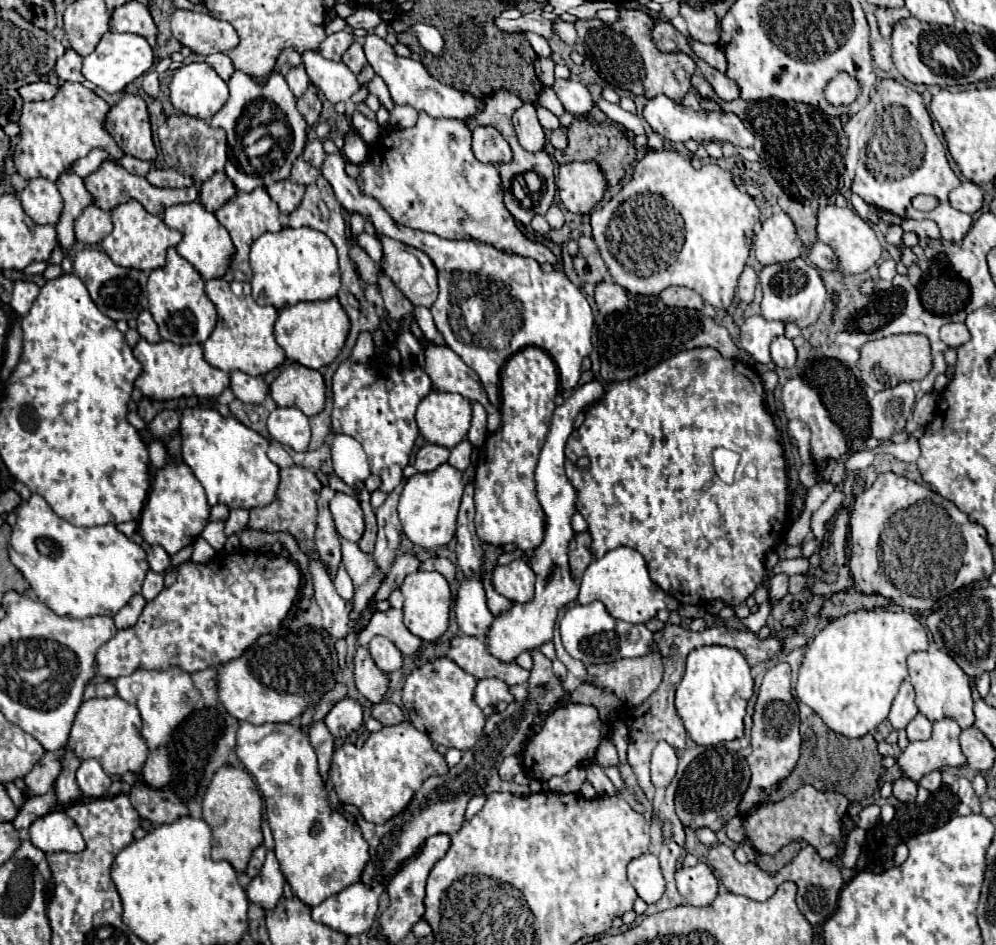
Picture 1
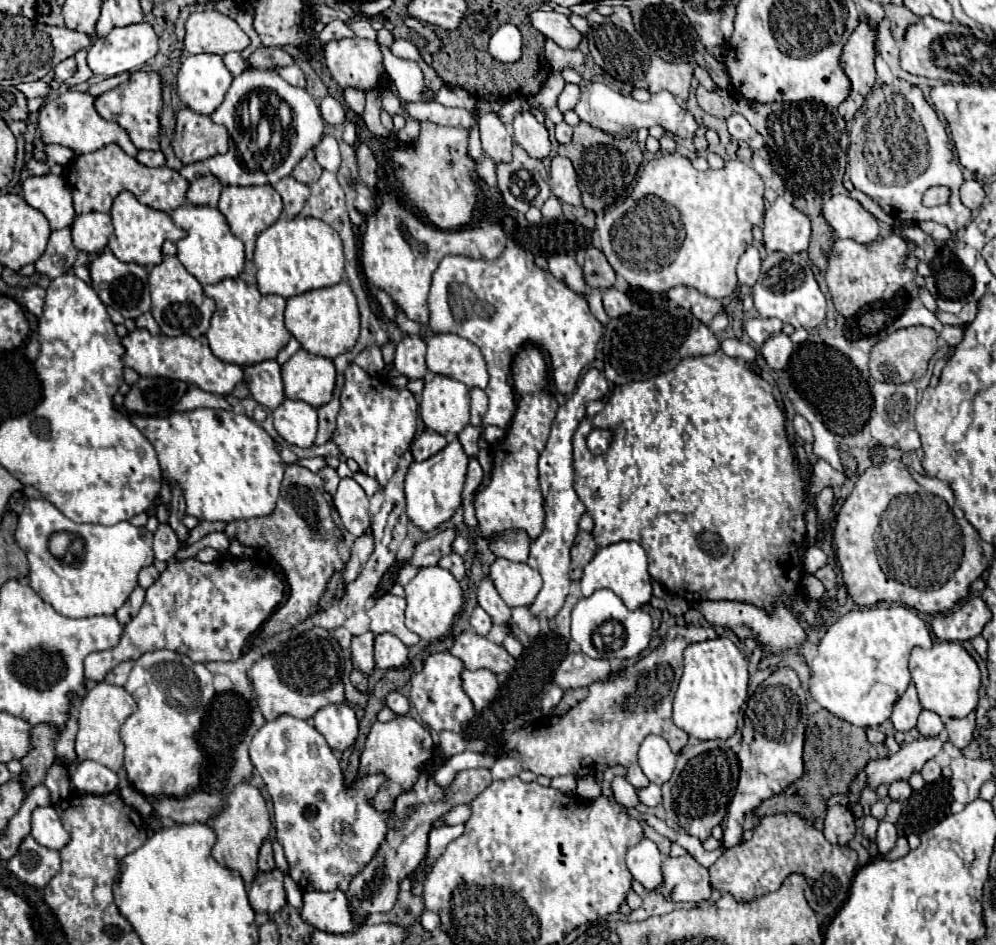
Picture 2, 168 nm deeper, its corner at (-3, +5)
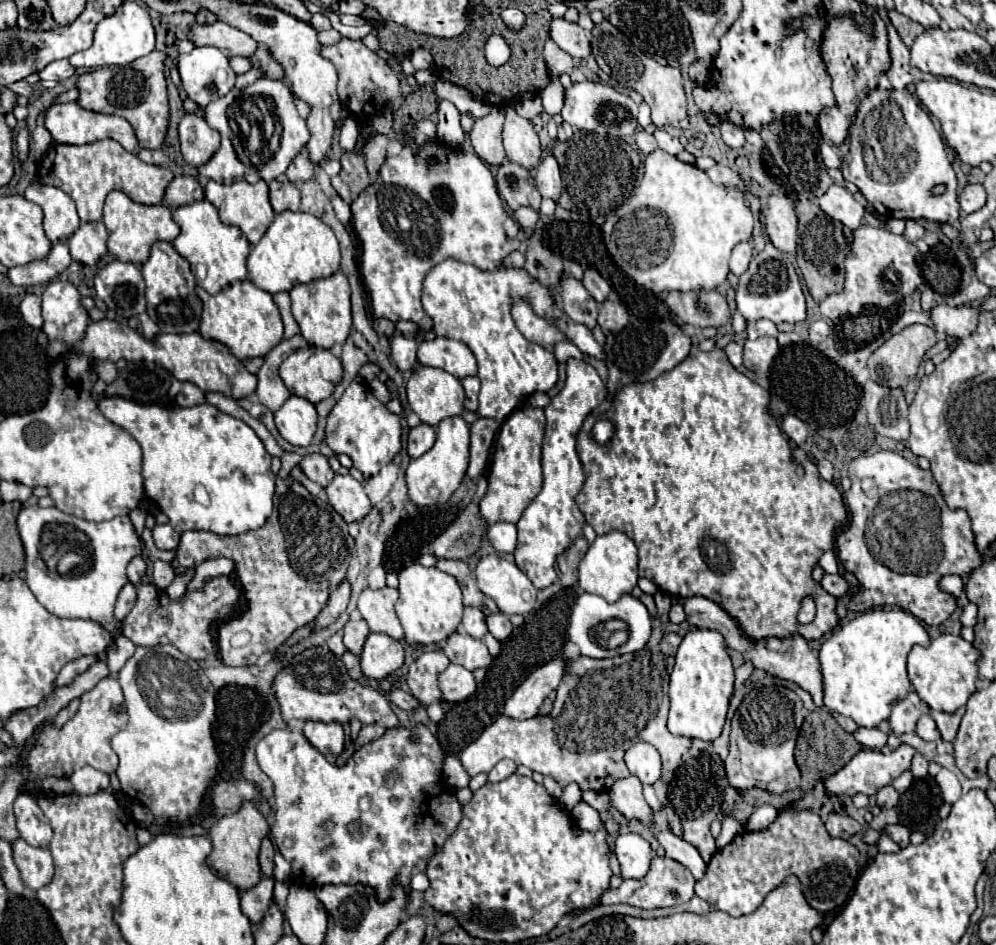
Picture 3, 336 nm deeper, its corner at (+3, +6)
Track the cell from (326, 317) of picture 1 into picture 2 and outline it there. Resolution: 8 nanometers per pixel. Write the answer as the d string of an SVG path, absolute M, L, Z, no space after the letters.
M341 280L335 286L317 288L305 294L291 296L285 308L285 326L309 354L335 358L351 350L359 336L359 310L349 282Z

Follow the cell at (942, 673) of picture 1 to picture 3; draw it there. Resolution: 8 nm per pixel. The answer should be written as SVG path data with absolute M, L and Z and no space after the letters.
M939 635L931 641L929 647L915 645L907 659L907 673L913 689L919 699L929 705L933 711L955 713L959 707L967 703L967 699L975 693L977 679L977 649L955 635Z

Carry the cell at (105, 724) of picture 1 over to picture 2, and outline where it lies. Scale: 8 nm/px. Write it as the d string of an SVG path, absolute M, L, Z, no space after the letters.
M107 682L95 684L81 700L79 732L75 738L77 758L75 758L73 766L77 766L83 760L95 760L95 762L119 772L123 768L123 750L125 750L123 742L119 738L119 728L133 712L135 712L135 700L131 698L131 694L125 692L125 688L113 686Z

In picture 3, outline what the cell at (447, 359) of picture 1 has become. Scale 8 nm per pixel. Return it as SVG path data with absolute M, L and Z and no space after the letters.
M435 337L431 341L423 341L419 345L417 357L421 365L445 369L457 379L465 379L469 375L477 375L477 359L471 349L457 339Z

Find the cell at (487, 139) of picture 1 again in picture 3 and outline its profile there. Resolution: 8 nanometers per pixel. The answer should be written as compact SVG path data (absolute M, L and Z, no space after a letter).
M493 107L485 117L479 117L469 133L475 153L489 165L501 165L505 161L505 149L501 143L501 129L505 121L505 111Z

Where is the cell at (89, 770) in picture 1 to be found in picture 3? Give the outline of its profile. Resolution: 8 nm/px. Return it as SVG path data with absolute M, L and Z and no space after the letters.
M89 765L77 769L69 779L79 795L95 795L109 787L109 775Z

